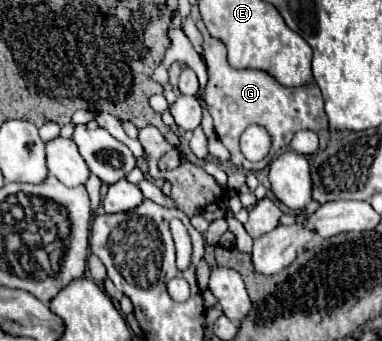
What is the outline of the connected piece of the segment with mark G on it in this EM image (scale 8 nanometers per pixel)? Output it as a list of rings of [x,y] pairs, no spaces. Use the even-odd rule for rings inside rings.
[[[201,20],[197,22],[197,28],[205,40],[203,60],[209,72],[209,82],[207,82],[203,98],[205,98],[207,110],[213,116],[215,134],[219,136],[223,146],[231,152],[231,162],[235,166],[245,168],[245,170],[261,170],[269,164],[273,156],[289,148],[289,142],[295,132],[299,130],[319,132],[329,126],[329,120],[325,114],[325,102],[317,84],[303,86],[303,88],[285,88],[285,86],[279,86],[267,72],[235,70],[227,62],[227,48],[223,46],[223,42],[213,38]],[[251,124],[259,124],[271,134],[271,152],[261,162],[249,162],[239,150],[239,138],[243,130]]]

